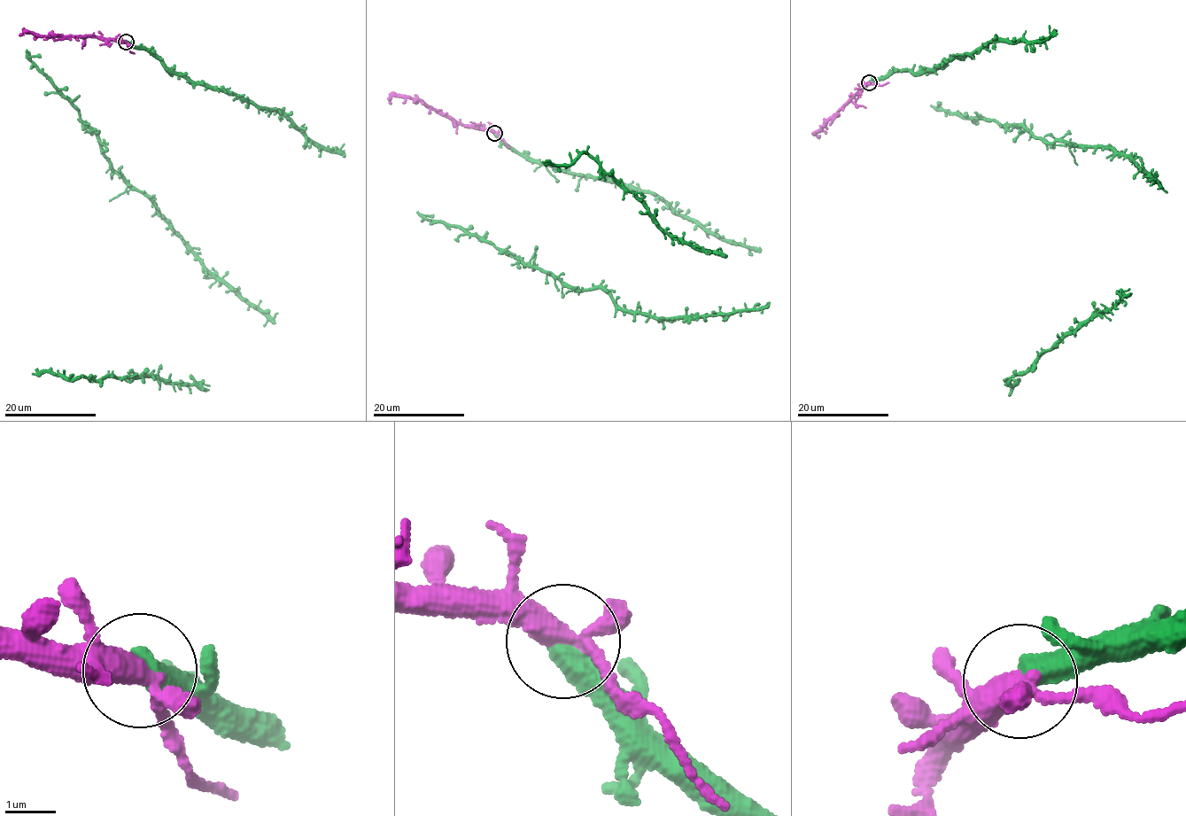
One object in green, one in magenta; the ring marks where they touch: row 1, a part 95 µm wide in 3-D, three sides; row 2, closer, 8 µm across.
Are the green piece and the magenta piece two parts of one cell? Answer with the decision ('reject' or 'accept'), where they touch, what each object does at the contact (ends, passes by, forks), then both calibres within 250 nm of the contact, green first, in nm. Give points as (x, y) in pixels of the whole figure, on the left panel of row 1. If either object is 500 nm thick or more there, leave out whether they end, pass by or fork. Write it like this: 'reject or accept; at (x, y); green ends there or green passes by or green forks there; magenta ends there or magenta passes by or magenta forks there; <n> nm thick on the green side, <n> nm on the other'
accept; at (126, 42); 500 nm thick on the green side, 320 nm on the other

